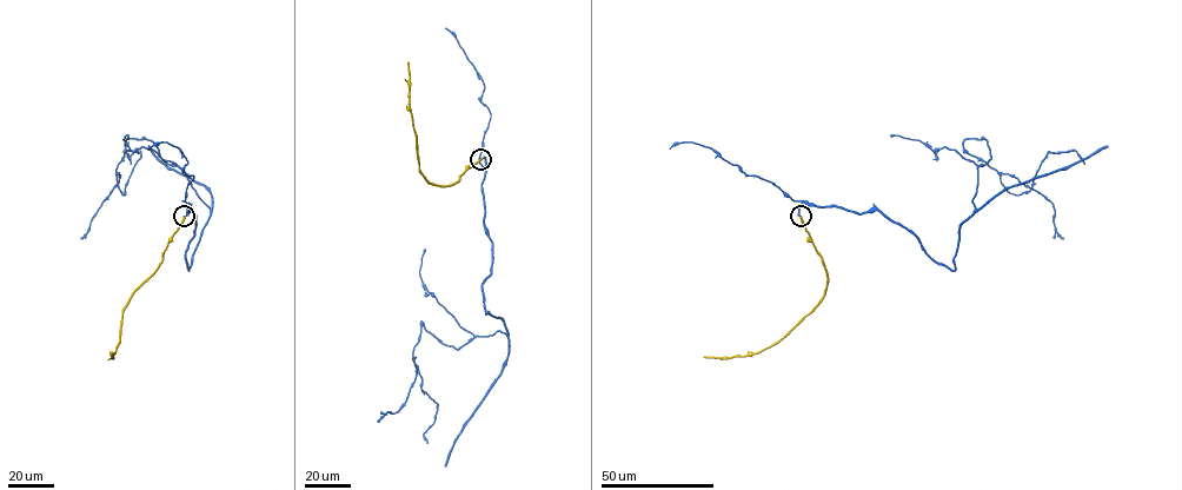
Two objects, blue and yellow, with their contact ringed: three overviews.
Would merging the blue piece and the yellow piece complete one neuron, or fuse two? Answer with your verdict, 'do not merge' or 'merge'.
do not merge

